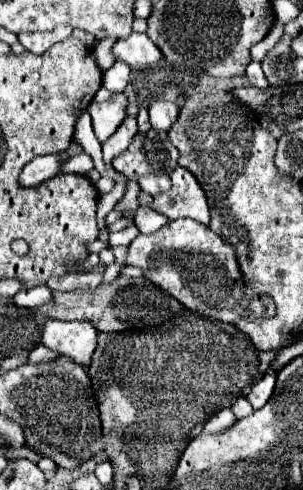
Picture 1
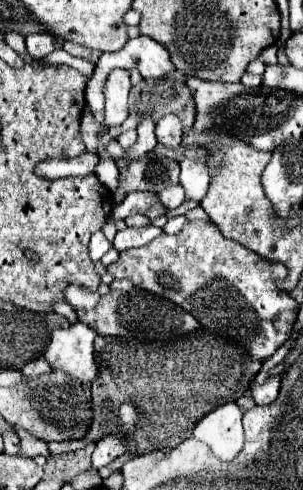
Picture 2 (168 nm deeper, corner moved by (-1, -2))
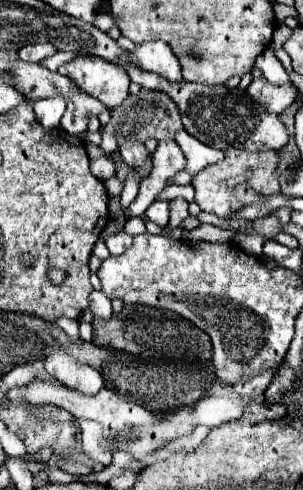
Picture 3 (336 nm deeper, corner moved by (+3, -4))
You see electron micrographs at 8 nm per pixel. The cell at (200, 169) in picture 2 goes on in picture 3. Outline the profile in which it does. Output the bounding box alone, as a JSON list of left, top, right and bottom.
[175,130,225,176]

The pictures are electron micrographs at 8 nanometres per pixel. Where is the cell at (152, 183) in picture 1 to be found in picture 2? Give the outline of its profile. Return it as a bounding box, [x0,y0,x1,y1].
[159,184,185,210]

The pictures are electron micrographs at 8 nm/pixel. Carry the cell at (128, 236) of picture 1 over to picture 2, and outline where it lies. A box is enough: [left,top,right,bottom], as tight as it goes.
[113,226,163,252]

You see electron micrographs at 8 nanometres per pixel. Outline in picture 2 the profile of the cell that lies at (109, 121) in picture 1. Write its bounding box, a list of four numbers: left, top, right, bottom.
[103,70,131,126]

